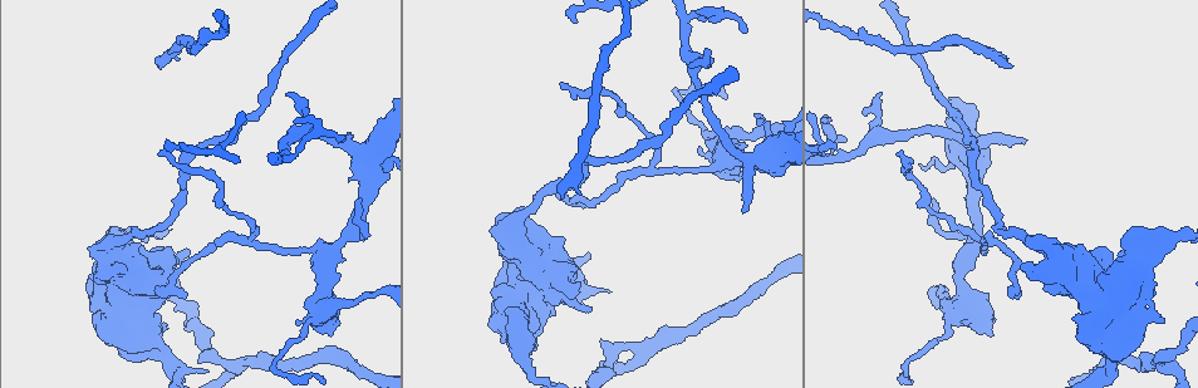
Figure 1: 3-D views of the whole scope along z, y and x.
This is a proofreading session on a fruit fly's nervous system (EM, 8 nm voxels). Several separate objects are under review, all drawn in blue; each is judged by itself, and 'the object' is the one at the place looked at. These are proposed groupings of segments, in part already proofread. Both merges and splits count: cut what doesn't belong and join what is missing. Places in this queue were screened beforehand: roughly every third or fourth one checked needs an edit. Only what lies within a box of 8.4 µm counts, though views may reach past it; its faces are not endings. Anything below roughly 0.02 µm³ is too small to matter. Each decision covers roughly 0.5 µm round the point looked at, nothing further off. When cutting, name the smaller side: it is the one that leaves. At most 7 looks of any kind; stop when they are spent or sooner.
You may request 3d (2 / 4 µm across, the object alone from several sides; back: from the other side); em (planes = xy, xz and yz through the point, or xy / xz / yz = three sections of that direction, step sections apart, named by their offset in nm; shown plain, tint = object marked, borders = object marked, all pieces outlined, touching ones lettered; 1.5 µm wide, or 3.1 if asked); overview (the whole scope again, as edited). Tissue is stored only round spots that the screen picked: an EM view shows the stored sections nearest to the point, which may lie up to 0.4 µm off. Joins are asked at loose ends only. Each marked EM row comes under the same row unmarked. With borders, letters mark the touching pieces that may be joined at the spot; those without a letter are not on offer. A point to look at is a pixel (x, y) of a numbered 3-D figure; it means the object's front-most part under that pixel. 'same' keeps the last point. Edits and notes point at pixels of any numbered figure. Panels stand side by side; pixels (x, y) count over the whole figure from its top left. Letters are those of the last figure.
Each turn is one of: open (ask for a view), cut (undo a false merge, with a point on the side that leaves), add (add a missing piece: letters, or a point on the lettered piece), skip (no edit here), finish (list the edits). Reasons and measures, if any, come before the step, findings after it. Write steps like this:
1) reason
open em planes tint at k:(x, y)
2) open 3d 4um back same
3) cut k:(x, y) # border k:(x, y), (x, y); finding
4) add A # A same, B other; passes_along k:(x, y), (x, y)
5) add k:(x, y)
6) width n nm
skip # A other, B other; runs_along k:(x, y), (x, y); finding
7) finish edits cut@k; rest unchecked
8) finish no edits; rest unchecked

a narrow waist
open 3d 4um at 1:(833, 157)

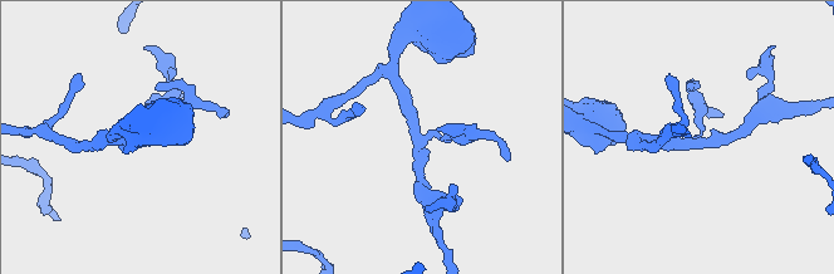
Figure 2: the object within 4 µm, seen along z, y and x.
open em planes borders at 2:(703, 145)

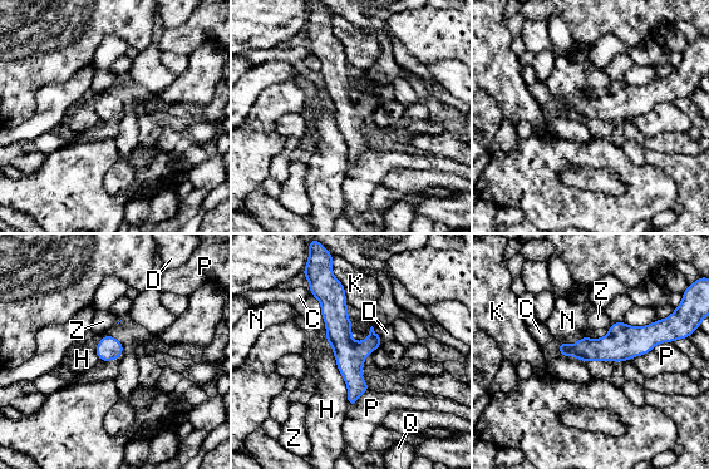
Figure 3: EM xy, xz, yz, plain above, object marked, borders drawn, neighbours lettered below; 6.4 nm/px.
width 150 nm
skip # C other, D other, H other, K other, N other, P other, Q other, Z other; runs_along 3:(333, 281), (351, 401); continuous, no second neuron

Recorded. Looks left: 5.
branch stops here
open em yz step 4 borders at 1:(739, 172)

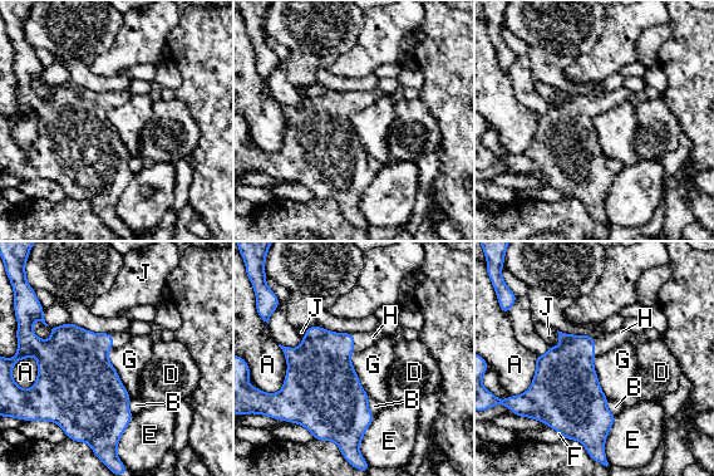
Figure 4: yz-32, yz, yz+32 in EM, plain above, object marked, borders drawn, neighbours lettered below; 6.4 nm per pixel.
another direction
open em planes borders same

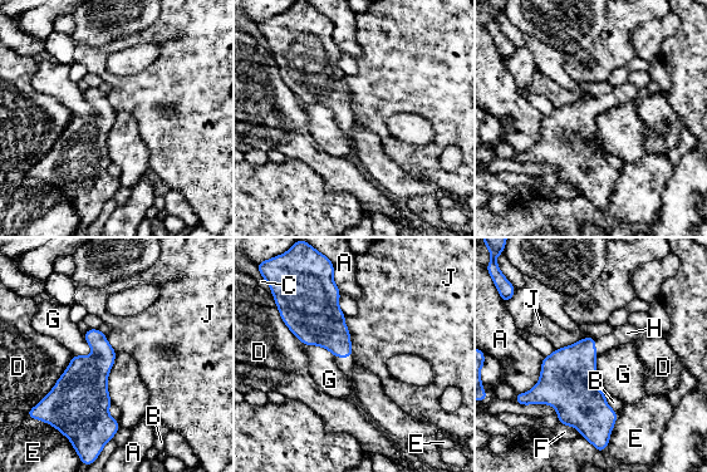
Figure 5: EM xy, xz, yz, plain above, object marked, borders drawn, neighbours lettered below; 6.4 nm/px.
add H # A other, B other, C other, D other, E other, F other, G other, H same, J other; the neuron continues

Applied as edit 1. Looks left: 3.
open em planes tint at 1:(562, 197)

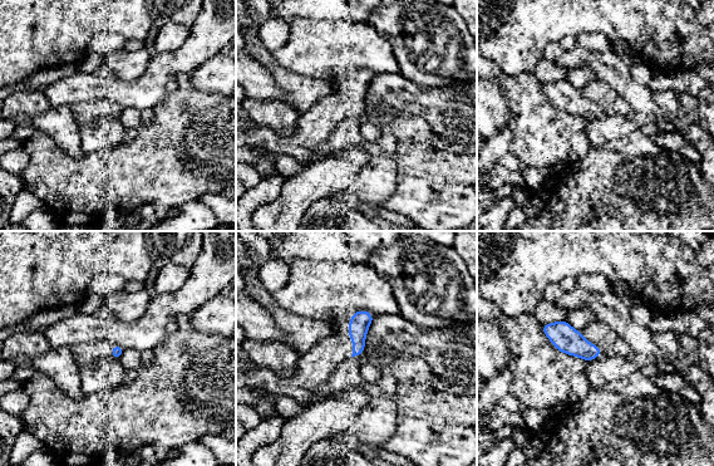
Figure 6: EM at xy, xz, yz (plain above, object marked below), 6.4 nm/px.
what lies round it
open em planes borders same

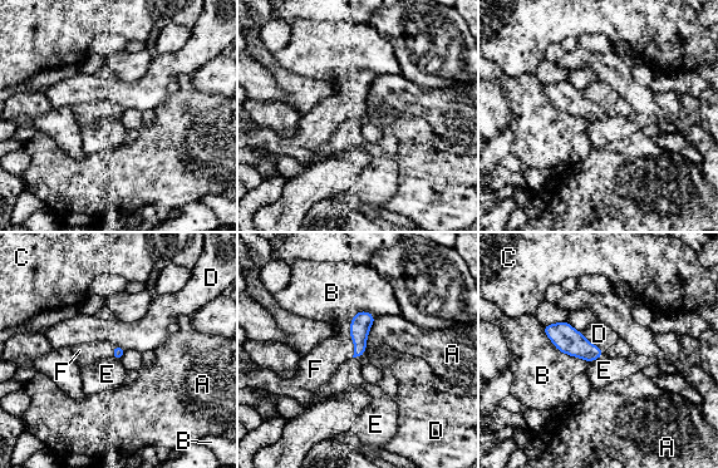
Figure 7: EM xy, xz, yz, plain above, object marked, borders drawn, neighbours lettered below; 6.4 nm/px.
add F # A other, B other, C other, D other, E other, F same; it goes on there

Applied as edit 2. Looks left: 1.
finish edits add@5, add@7; rest unchecked

